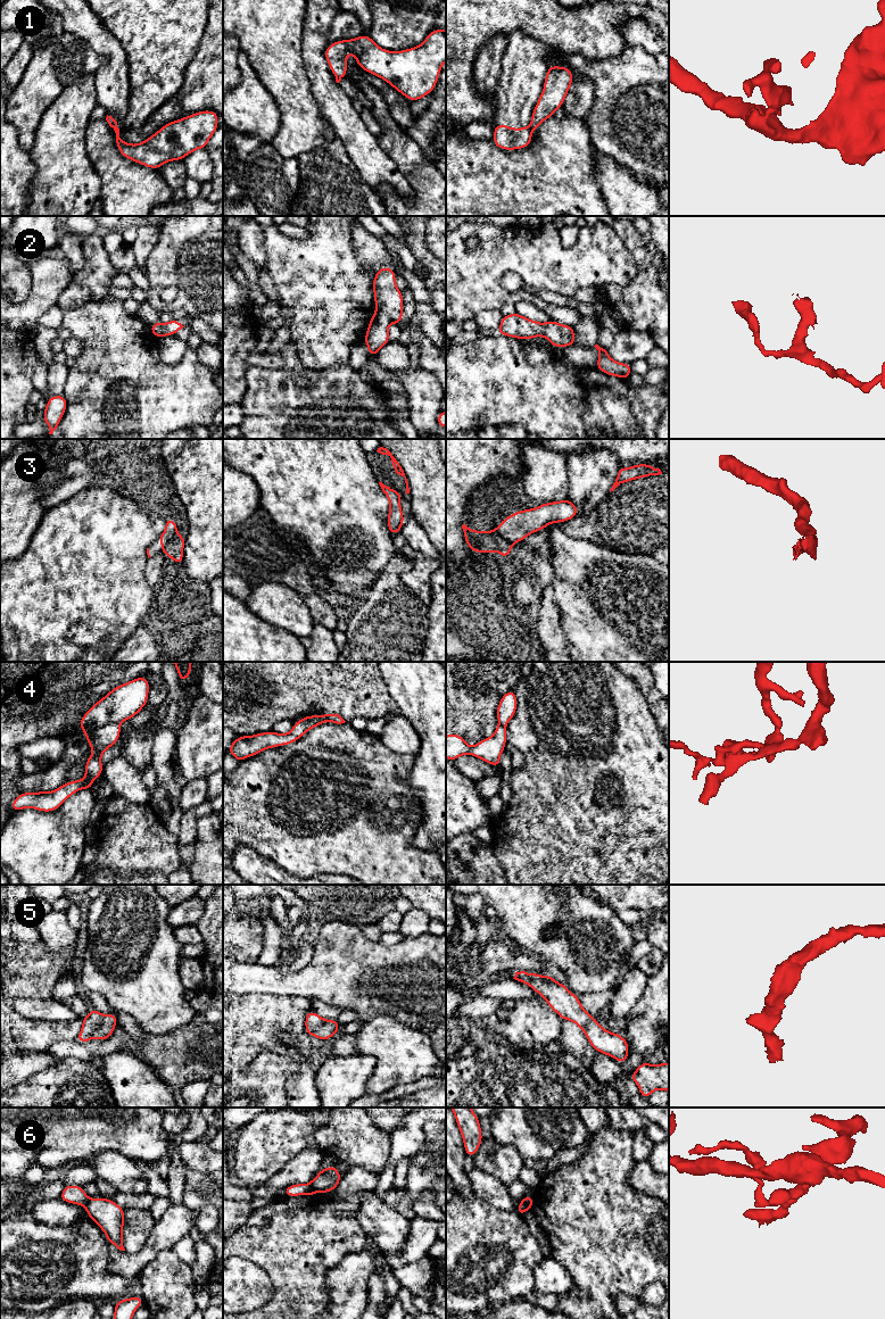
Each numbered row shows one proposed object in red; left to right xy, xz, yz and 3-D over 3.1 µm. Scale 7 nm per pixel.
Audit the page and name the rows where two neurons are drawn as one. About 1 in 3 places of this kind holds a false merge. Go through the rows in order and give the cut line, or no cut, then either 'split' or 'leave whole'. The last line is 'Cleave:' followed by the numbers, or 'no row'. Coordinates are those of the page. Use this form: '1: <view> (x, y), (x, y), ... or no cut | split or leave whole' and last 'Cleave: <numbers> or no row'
1: xy (118, 129), (113, 131) | split
2: xz (377, 309), (380, 309), (393, 321) | split
3: yz (505, 517), (505, 536), (511, 540), (518, 541) | split
4: xy (118, 722), (107, 722), (87, 733) | split
5: no cut | leave whole
6: yz (521, 1200), (531, 1206) | split
Cleave: 1, 2, 3, 4, 6

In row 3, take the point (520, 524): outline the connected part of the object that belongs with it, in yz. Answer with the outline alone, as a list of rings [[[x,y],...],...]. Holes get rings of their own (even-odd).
[[[569,499],[544,503],[536,508],[522,509],[505,520],[505,534],[511,541],[522,541],[548,524],[568,522],[578,516],[577,506]]]

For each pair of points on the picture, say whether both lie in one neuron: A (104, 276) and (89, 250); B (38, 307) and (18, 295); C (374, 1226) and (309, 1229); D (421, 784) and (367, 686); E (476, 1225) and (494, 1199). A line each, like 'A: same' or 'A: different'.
A: same
B: different
C: different
D: different
E: different

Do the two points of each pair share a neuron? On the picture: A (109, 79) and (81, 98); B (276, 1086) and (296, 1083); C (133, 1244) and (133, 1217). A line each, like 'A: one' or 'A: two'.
A: two
B: two
C: one

